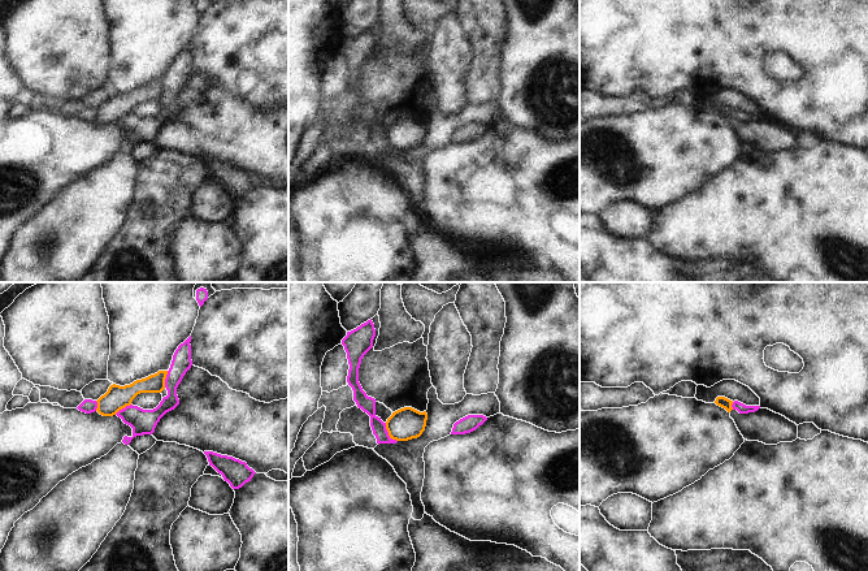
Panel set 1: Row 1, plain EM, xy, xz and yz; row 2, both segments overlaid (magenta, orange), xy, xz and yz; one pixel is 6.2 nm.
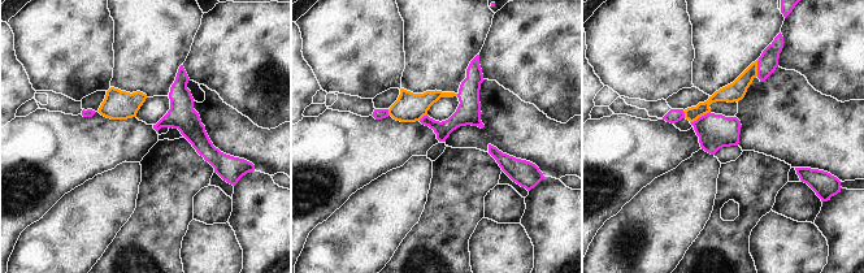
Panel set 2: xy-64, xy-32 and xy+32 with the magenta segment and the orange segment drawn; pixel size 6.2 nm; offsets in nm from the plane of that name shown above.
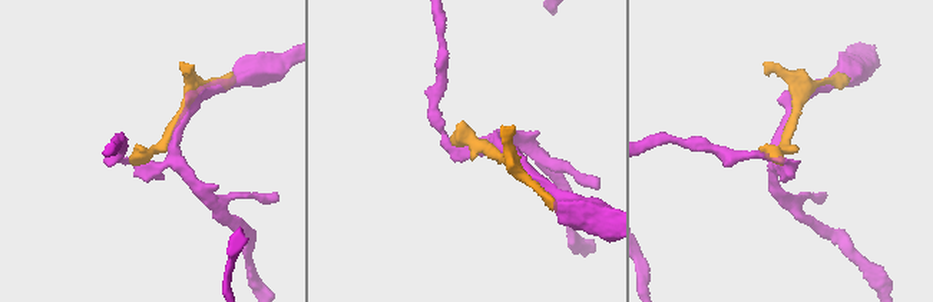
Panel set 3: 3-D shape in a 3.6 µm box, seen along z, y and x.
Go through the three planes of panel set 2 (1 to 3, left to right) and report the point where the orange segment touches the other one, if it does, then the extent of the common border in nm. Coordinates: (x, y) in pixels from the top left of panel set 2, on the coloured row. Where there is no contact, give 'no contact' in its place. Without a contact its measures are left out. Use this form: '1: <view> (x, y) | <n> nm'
1: no contact
2: xy-32 (424, 116) | 70 nm
3: xy+32 (699, 117) | 150 nm

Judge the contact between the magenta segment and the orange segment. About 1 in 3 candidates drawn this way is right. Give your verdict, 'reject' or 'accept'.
reject

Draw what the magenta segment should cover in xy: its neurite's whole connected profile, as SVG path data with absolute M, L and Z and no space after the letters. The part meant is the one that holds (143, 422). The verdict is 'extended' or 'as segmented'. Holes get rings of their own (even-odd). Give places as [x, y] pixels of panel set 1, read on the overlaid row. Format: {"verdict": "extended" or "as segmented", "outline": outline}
{"verdict": "as segmented", "outline": "M191 336L175 350L165 378L168 395L162 398L156 408L143 410L138 406L130 405L116 414L125 424L133 428L133 436L125 436L122 440L125 445L129 445L136 436L152 434L160 419L179 405L177 388L192 365L190 342Z"}

